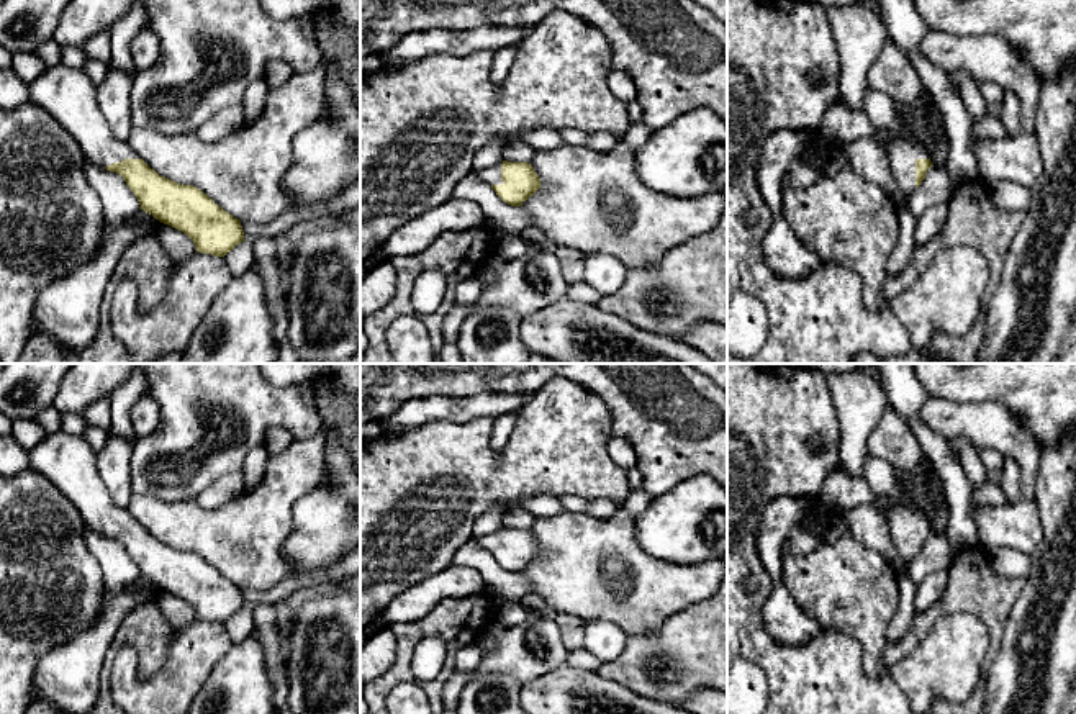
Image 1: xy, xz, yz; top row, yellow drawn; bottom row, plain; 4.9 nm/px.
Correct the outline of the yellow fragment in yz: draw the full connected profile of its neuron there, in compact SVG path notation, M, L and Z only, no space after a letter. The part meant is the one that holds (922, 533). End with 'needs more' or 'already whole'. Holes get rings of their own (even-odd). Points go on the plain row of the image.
M901 498L891 499L889 534L896 554L907 563L922 550L932 534L929 519L914 509L907 509Z | needs more

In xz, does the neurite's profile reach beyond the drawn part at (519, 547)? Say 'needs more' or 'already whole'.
needs more

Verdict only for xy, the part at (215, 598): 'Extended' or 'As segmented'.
Extended

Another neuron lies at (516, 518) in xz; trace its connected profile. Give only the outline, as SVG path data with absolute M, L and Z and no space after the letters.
M516 506L516 508L508 509L503 514L501 524L503 527L508 527L508 529L527 529L529 531L534 519L536 517L527 509Z

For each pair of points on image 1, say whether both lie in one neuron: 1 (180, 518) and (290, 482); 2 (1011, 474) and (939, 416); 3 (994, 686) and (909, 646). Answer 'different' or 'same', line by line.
1: same
2: different
3: different

